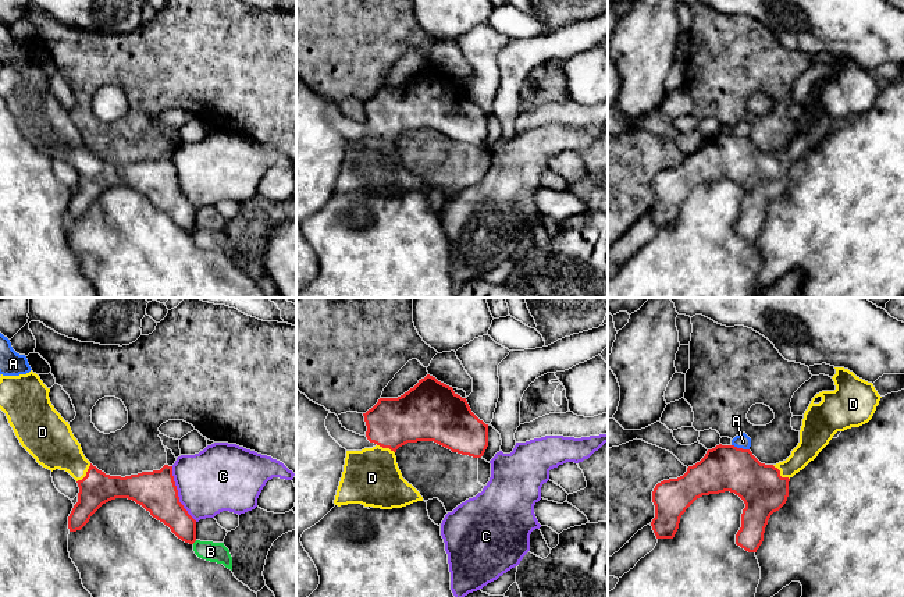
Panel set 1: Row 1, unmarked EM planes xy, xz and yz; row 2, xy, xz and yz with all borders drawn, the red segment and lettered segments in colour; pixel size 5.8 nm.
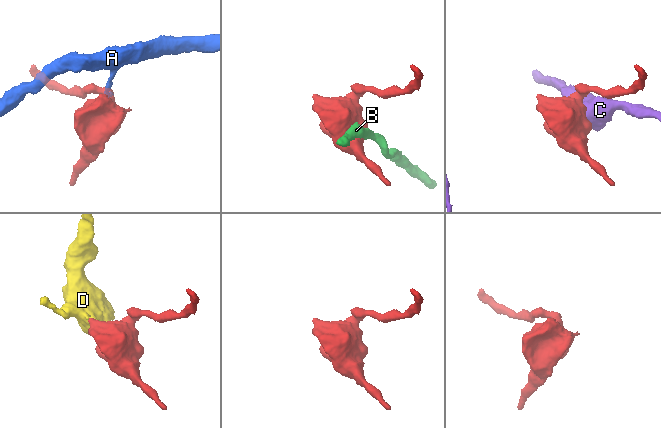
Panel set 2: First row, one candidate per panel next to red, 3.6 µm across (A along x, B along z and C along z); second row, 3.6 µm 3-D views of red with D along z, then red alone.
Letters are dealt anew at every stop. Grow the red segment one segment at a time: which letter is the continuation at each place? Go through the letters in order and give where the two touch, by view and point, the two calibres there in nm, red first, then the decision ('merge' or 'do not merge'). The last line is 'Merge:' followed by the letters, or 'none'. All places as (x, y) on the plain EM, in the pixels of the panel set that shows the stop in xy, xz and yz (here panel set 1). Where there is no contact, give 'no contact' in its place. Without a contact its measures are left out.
A: meets red in yz at (740, 137); 280 nm thick on the red side, 80 nm on the other; do not merge
B: meets red in xy at (194, 230); 160 nm thick on the red side, 110 nm on the other; do not merge
C: meets red in xy at (177, 182); 240 nm thick on the red side, 380 nm on the other; do not merge
D: meets red in xy at (86, 162); 190 nm thick on the red side, 260 nm on the other; merge
Merge: D

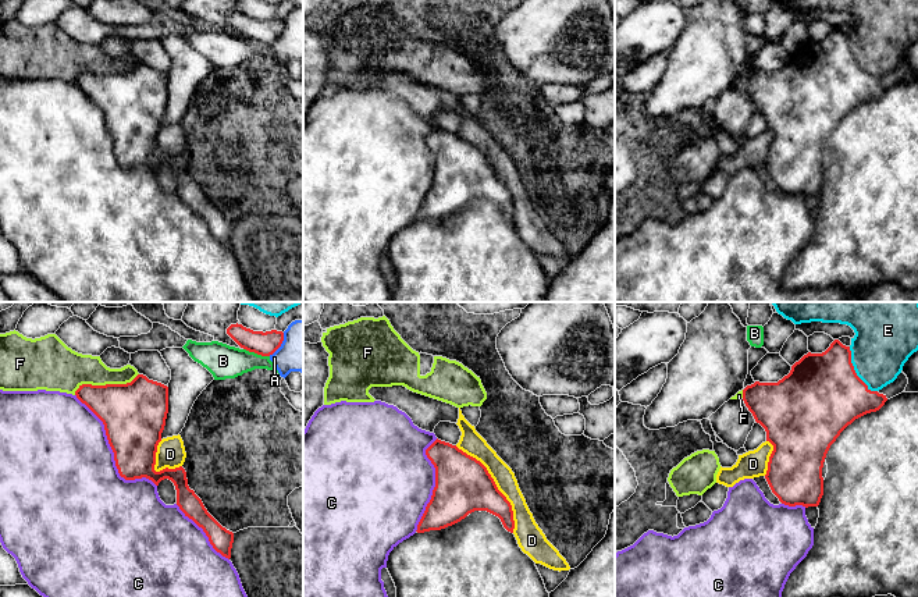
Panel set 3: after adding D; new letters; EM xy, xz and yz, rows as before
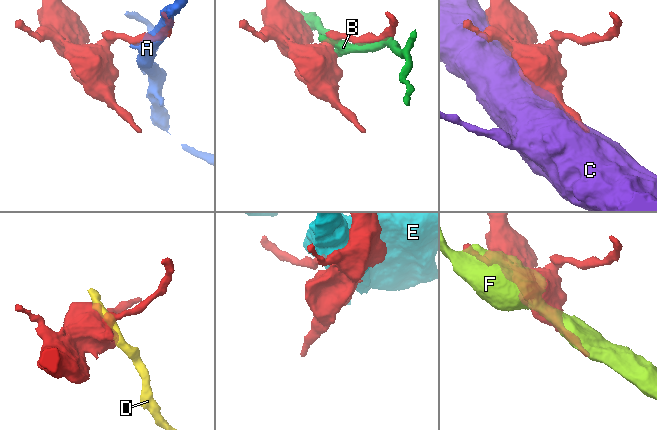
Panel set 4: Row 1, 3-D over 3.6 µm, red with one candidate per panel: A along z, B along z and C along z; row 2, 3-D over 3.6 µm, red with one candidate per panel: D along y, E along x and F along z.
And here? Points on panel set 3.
A: meets red in xy at (280, 34); 140 nm thick on the red side, 260 nm on the other; do not merge
B: meets red in xy at (256, 41); 140 nm thick on the red side, 190 nm on the other; do not merge
C: meets red in xy at (113, 139); 360 nm thick on the red side, 480 nm on the other; do not merge
D: meets red in xz at (495, 173); 320 nm thick on the red side, 120 nm on the other; do not merge
E: meets red in yz at (854, 60); 460 nm thick on the red side, 340 nm on the other; do not merge
F: meets red in xy at (106, 73); 360 nm thick on the red side, 240 nm on the other; do not merge
Merge: none

